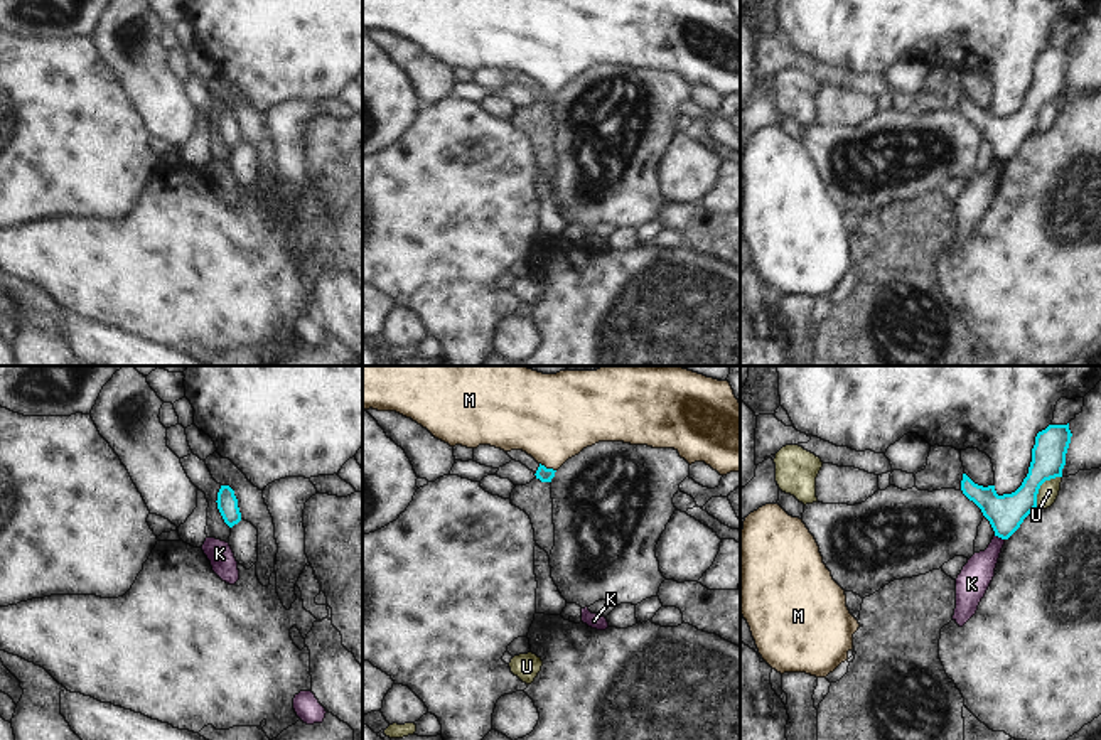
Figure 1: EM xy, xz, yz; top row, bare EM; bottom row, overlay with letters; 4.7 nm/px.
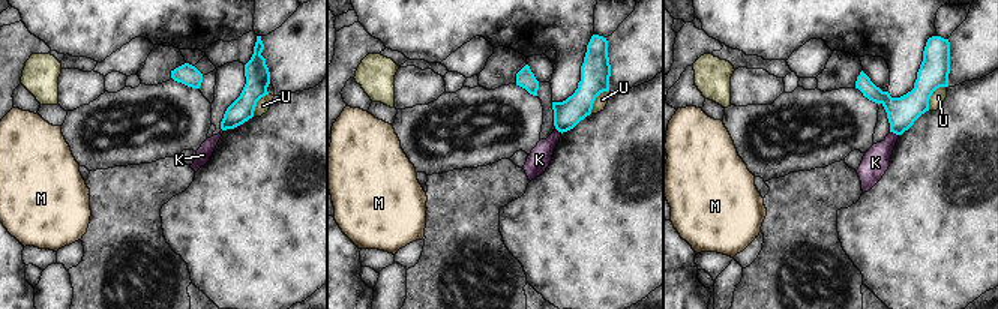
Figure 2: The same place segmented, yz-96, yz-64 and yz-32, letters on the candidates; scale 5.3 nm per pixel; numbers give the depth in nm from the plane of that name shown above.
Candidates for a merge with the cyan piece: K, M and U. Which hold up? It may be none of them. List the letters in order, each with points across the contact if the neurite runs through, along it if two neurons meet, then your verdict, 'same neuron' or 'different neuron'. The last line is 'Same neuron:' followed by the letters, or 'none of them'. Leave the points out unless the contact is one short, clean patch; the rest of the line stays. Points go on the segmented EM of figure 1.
K: along yz (995, 535), (1004, 540) | different neuron
M: across xz (543, 474), (548, 469), (552, 417) | same neuron
U: along yz (1061, 476), (1051, 477), (1041, 486), (1036, 506) | different neuron
Same neuron: M

